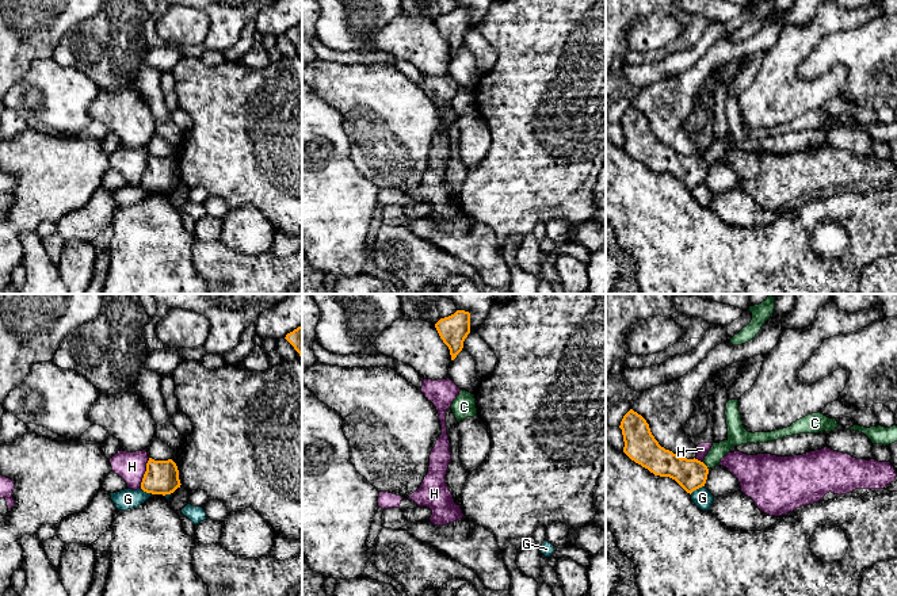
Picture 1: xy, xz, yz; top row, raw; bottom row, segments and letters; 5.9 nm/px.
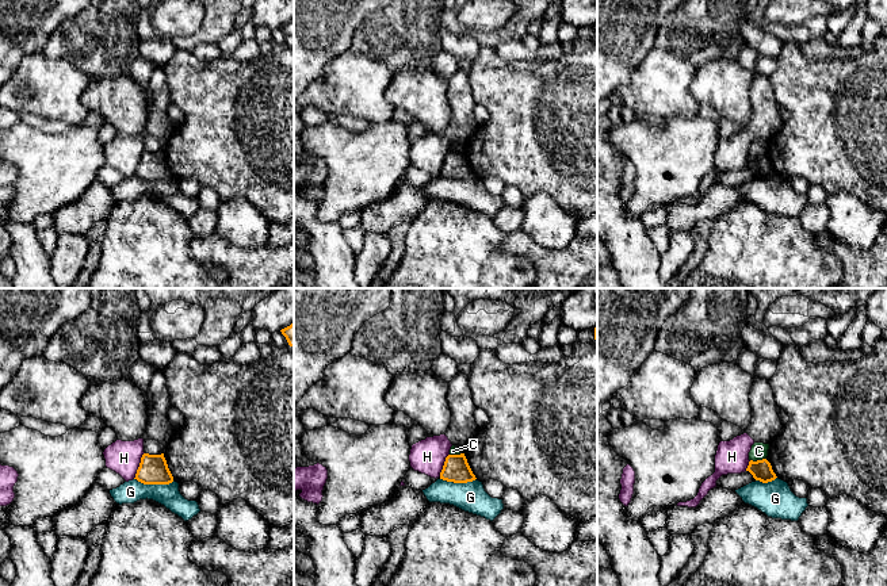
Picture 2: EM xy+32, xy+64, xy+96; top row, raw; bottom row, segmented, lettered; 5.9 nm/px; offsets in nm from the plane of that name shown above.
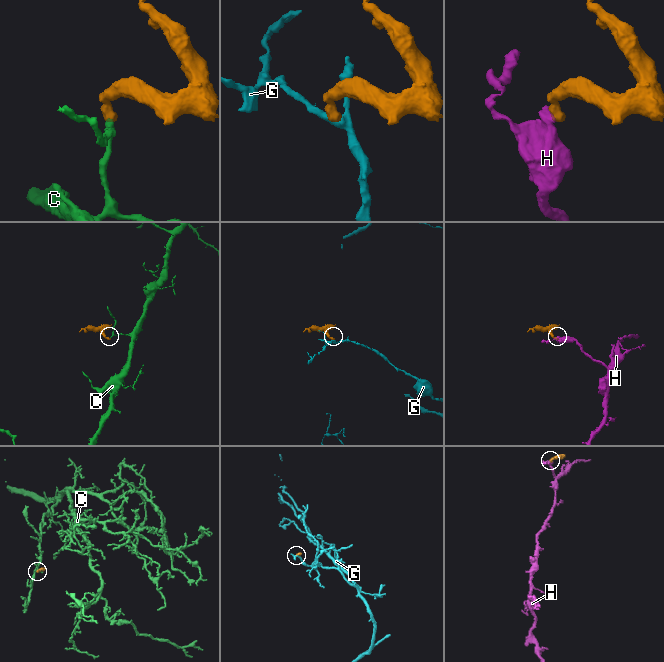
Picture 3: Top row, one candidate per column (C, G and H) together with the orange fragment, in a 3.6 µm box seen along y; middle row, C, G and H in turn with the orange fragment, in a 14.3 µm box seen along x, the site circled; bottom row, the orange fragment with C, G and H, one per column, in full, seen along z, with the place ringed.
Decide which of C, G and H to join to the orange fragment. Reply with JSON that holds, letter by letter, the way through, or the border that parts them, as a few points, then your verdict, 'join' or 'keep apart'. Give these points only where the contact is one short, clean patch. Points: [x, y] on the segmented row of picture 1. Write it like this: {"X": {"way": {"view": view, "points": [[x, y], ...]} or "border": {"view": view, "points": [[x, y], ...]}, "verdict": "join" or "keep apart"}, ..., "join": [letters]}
{"C": {"border": {"view": "yz", "points": [[702, 462], [707, 469]]}, "verdict": "keep apart"}, "G": {"border": {"view": "yz", "points": [[703, 485], [690, 495]]}, "verdict": "keep apart"}, "H": {"border": {"view": "xy", "points": [[149, 458], [140, 486]]}, "verdict": "keep apart"}, "join": []}

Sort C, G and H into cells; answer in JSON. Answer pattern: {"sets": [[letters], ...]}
{"sets": [["C"], ["G"], ["H"]]}

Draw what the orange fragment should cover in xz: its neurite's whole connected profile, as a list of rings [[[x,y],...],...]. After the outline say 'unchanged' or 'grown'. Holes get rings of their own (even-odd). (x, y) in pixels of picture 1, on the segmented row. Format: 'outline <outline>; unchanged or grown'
outline [[[457,310],[454,314],[440,318],[435,328],[443,343],[448,347],[451,360],[454,360],[462,351],[463,341],[470,333],[470,313]]]; unchanged

